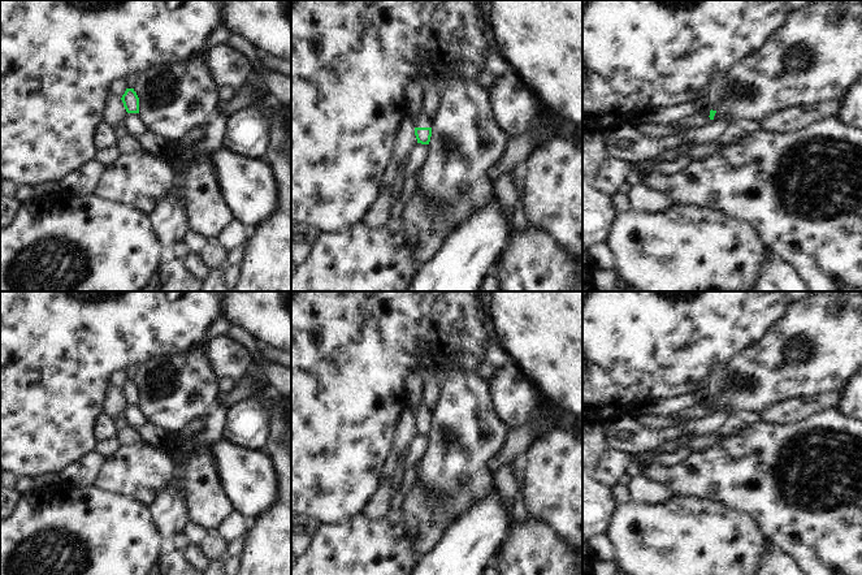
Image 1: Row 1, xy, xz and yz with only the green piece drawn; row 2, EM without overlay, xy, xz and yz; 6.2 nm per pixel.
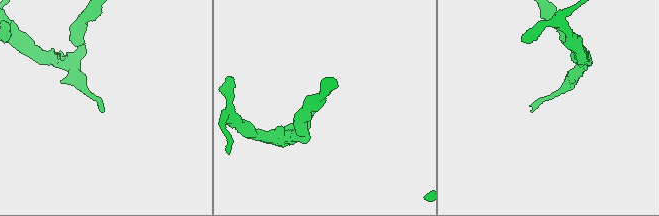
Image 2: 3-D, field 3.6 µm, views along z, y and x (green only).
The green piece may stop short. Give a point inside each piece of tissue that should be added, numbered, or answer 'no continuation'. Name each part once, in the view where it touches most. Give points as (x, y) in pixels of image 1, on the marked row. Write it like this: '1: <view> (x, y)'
1: xz (421, 121)

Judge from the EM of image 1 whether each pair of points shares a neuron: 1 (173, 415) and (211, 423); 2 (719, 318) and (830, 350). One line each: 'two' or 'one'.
1: two
2: two

